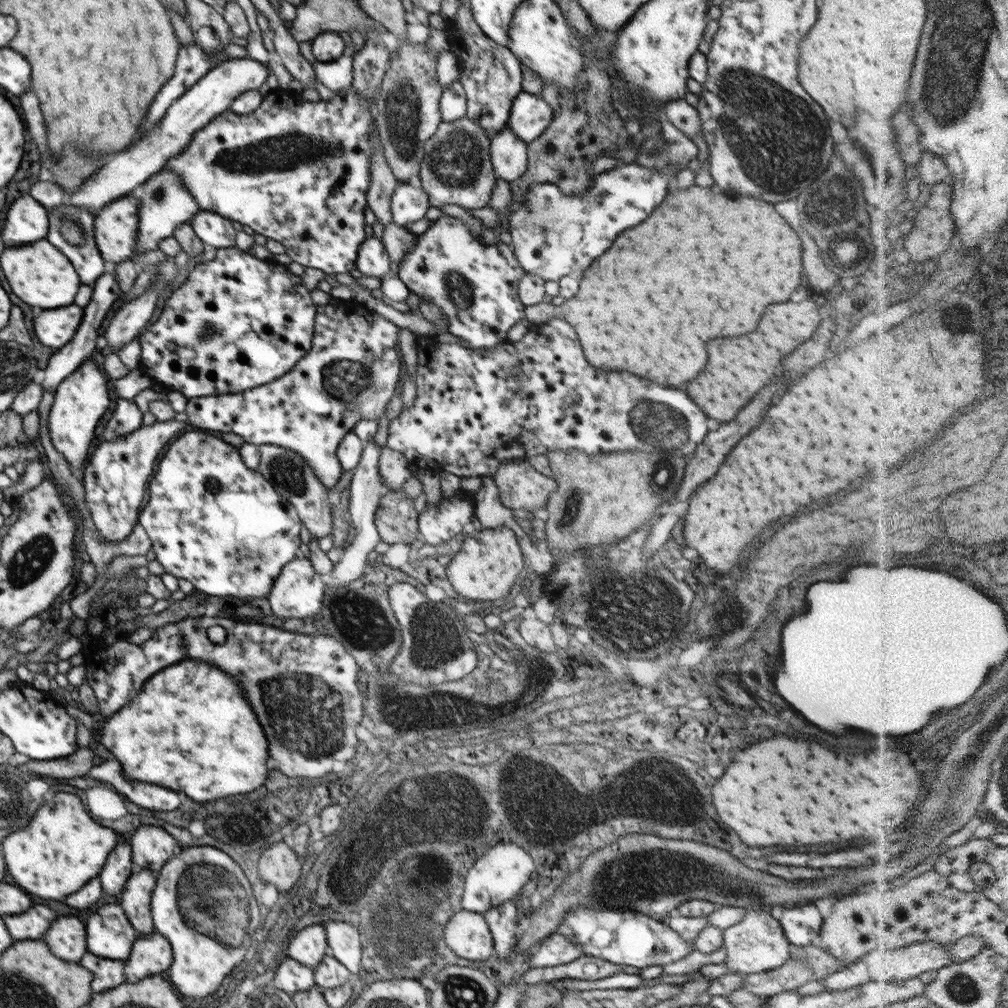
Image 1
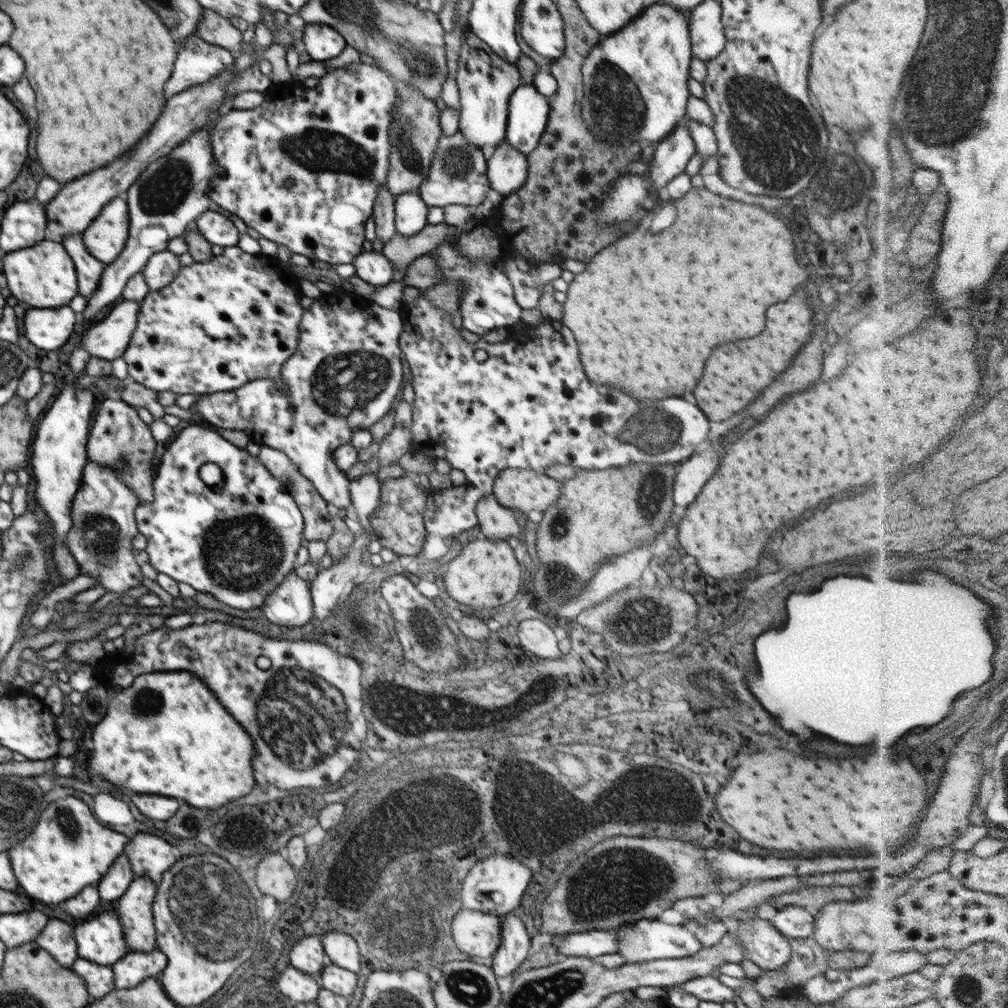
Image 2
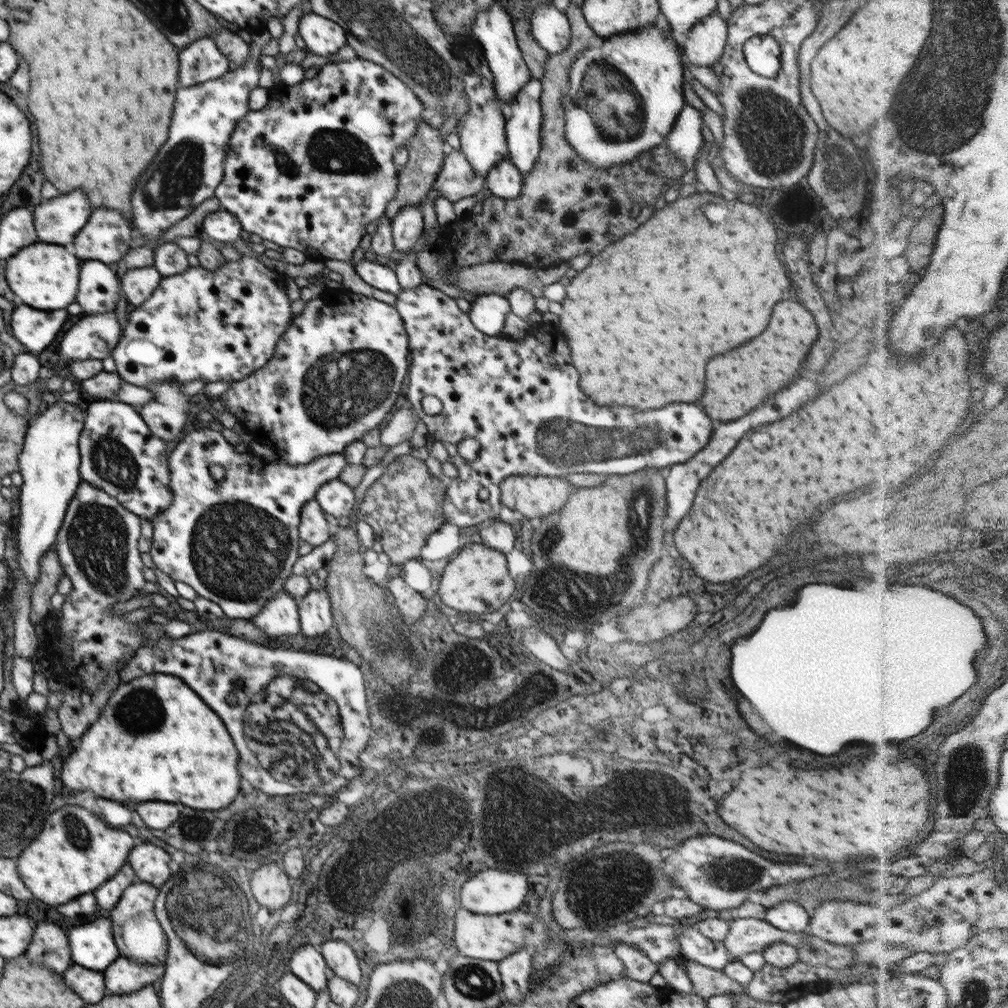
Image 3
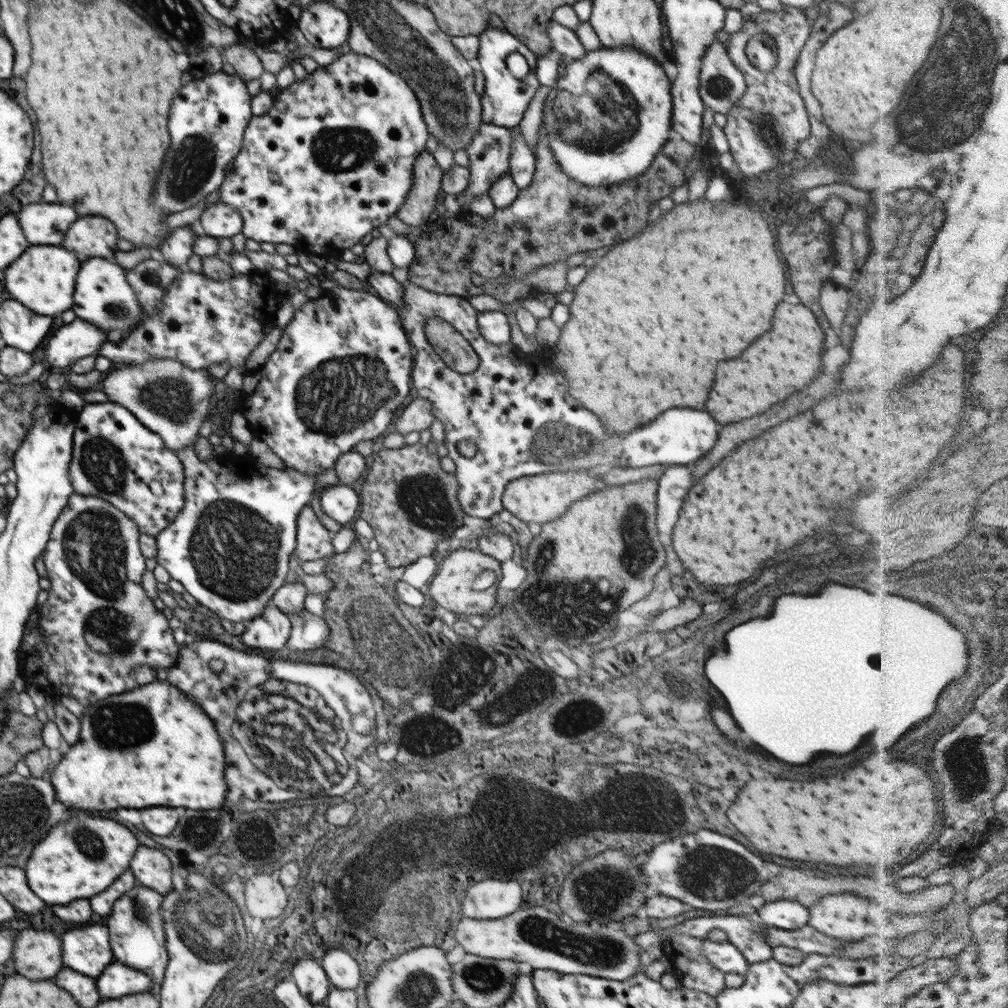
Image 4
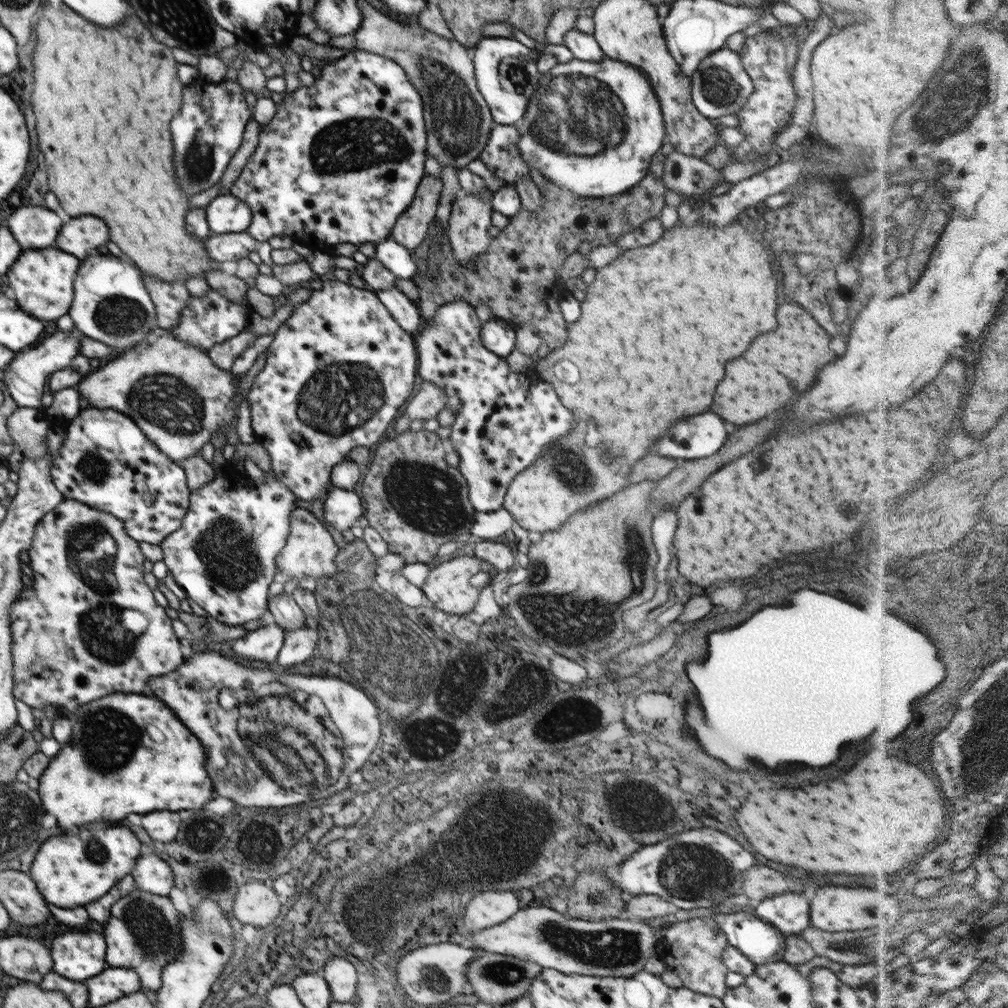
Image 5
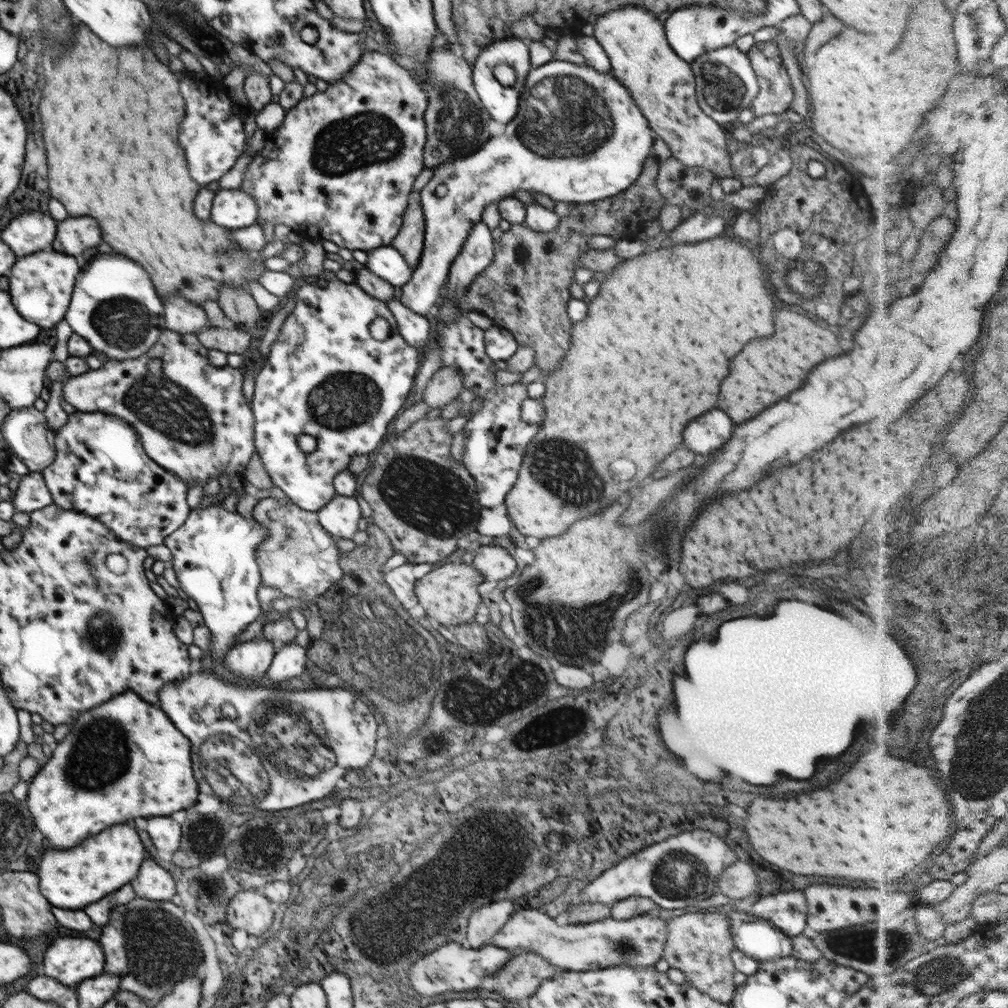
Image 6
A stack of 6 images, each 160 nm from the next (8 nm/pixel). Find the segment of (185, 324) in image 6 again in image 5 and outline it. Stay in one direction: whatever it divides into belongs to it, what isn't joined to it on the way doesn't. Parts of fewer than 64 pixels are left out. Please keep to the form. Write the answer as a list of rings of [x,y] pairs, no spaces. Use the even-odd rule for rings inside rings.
[[[143,274],[143,283],[154,303],[158,326],[169,330],[177,325],[190,296],[185,284],[182,281],[169,283],[150,274]]]

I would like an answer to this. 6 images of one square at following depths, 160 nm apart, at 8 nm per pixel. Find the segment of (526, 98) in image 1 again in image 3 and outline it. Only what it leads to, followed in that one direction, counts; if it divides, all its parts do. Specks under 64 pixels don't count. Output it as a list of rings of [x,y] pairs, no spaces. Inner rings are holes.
[[[530,79],[512,98],[510,108],[511,115],[505,125],[507,138],[508,158],[519,168],[523,178],[531,171],[533,164],[541,149],[540,129],[542,129],[543,112],[541,109],[541,94],[543,86],[541,79]]]

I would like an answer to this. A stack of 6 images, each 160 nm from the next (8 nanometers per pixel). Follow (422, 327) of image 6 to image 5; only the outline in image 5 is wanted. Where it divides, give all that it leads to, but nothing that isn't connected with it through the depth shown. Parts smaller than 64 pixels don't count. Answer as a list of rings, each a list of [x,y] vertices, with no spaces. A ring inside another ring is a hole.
[[[396,286],[375,291],[376,296],[385,304],[396,322],[411,335],[423,326],[419,307],[408,299]]]

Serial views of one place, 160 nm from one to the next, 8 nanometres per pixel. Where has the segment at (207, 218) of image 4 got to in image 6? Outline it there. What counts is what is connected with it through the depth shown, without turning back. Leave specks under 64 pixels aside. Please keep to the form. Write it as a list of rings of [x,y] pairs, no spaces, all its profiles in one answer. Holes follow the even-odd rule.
[[[217,188],[211,212],[212,222],[234,230],[255,224],[259,217],[256,201],[240,189]]]

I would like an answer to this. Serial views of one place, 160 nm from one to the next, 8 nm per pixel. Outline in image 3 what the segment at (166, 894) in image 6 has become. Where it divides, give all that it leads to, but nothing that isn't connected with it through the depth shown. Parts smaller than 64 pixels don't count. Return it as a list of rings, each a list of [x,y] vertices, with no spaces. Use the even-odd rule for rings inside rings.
[[[138,844],[130,850],[128,862],[132,864],[137,878],[160,888],[173,874],[170,854],[154,844]]]

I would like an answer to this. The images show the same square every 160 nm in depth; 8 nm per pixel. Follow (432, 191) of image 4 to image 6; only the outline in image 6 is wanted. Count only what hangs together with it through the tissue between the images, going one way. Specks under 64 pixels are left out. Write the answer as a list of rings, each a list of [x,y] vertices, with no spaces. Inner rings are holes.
[[[411,191],[402,218],[403,225],[392,239],[391,245],[402,254],[414,270],[419,263],[425,243],[425,216],[421,205],[421,191]]]

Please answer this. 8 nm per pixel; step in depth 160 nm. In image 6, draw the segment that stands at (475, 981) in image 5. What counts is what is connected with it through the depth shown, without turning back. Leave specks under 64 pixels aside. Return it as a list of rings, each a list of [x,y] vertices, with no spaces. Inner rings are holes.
[[[519,952],[494,972],[493,977],[498,983],[495,992],[508,1001],[530,998],[536,994],[542,982],[560,972],[566,971],[556,969],[556,966],[535,953]]]

